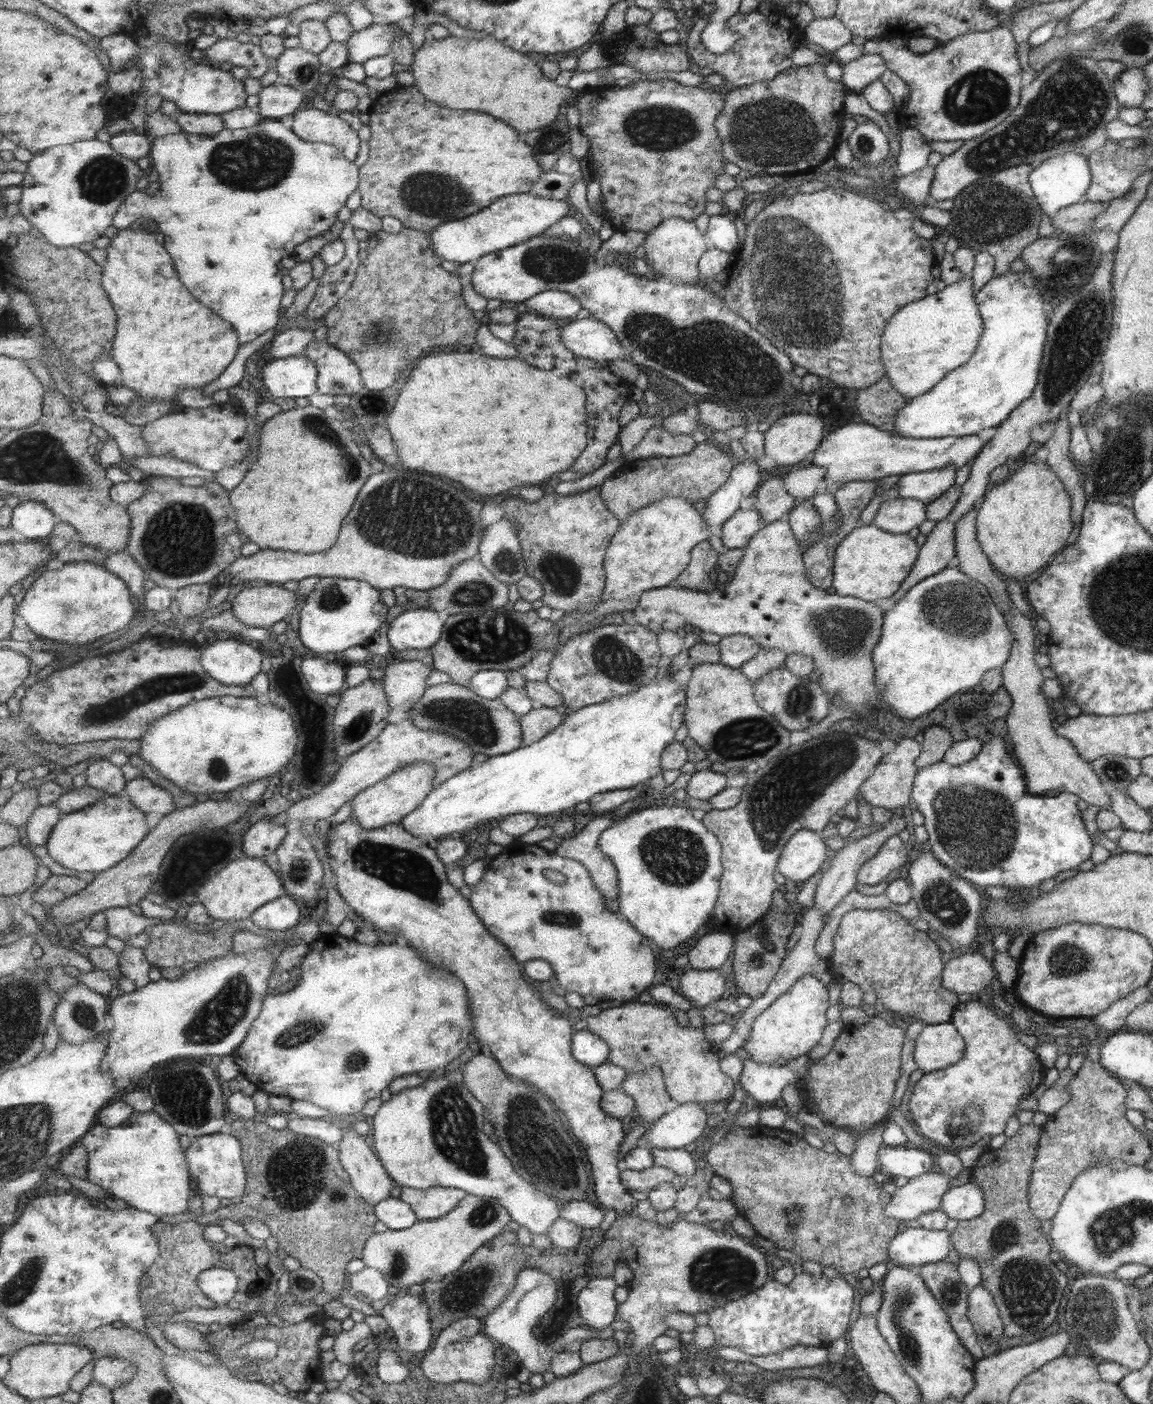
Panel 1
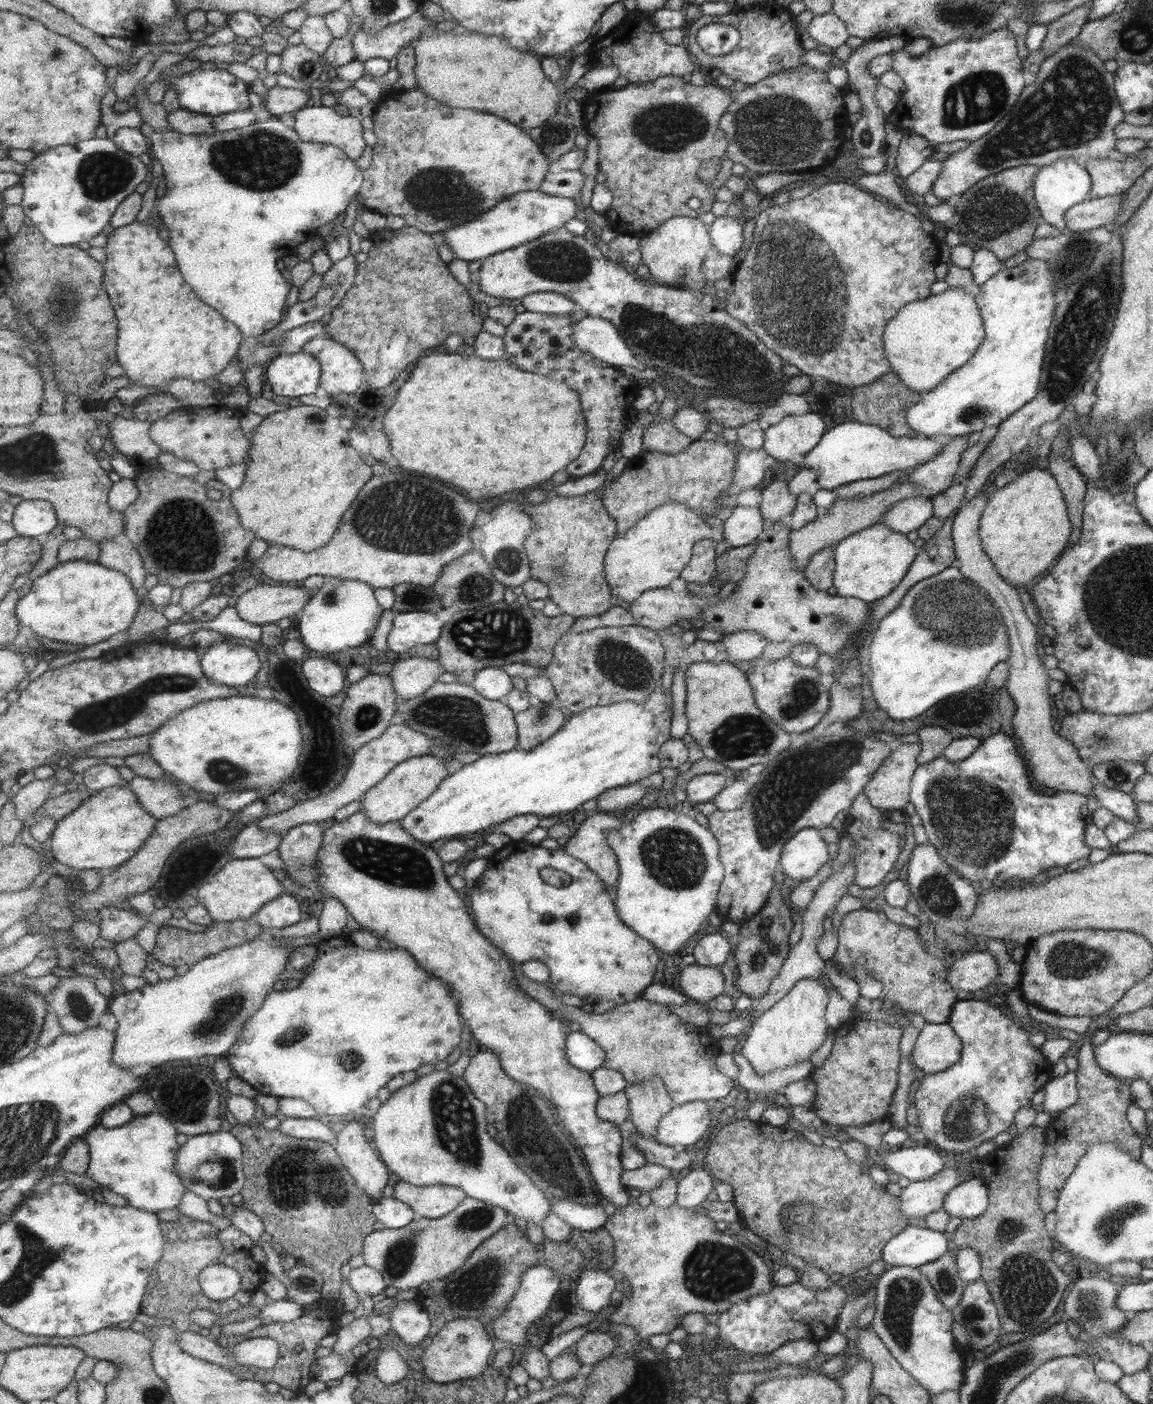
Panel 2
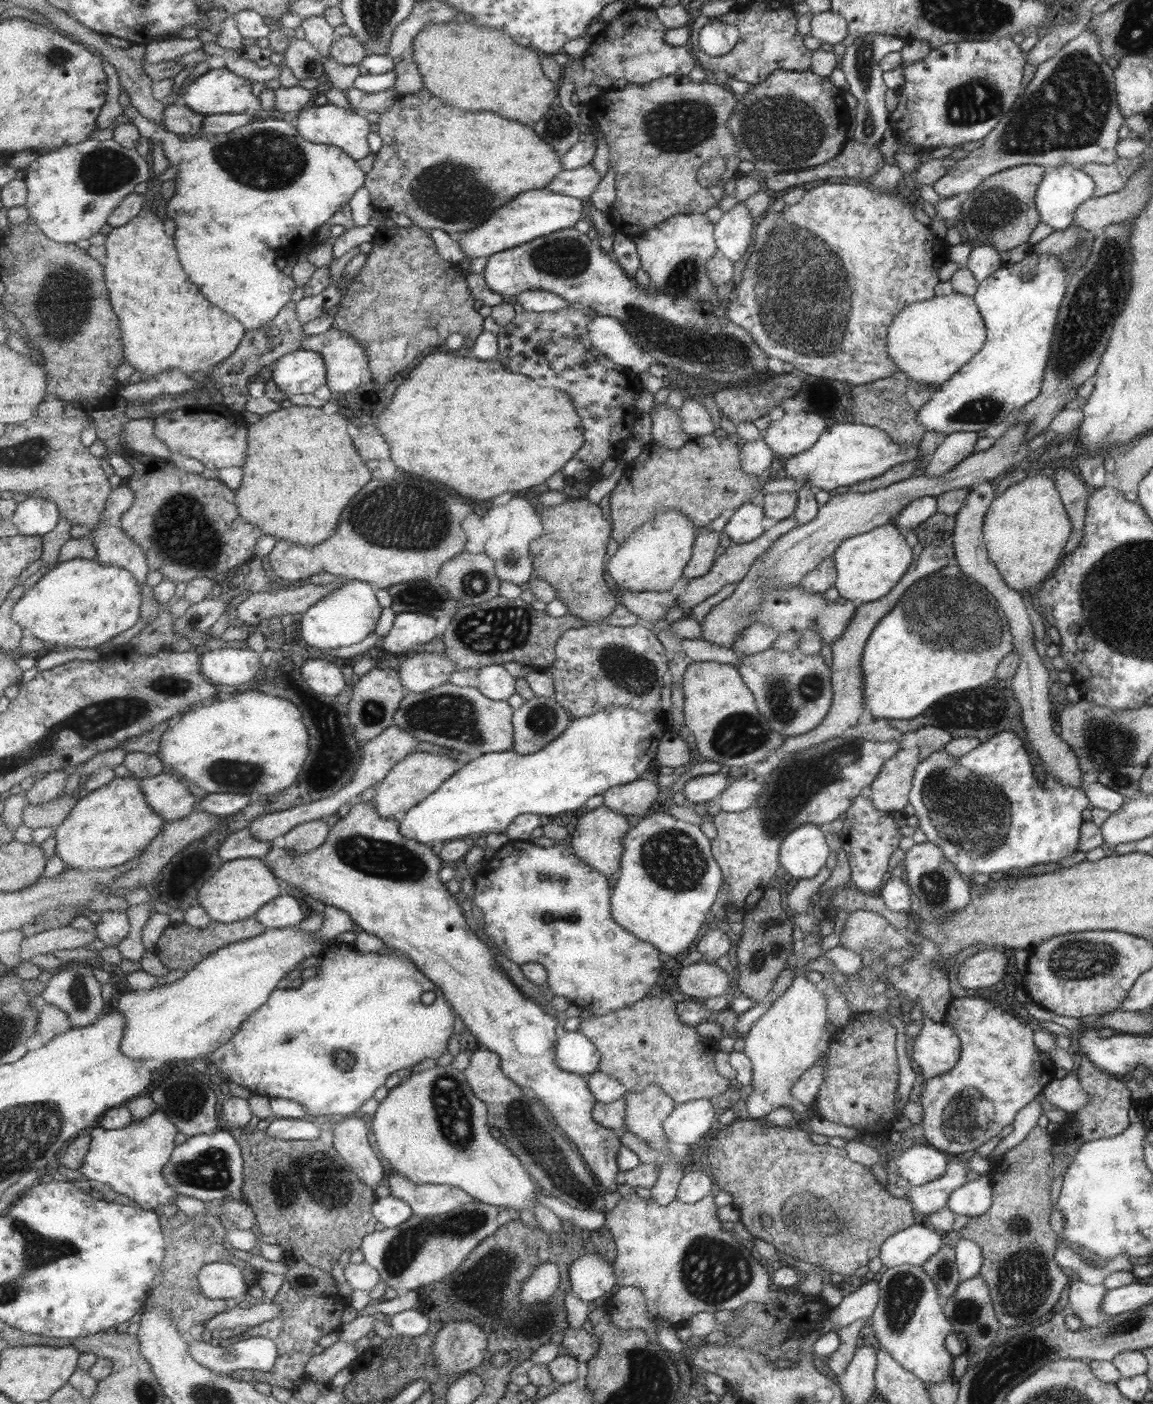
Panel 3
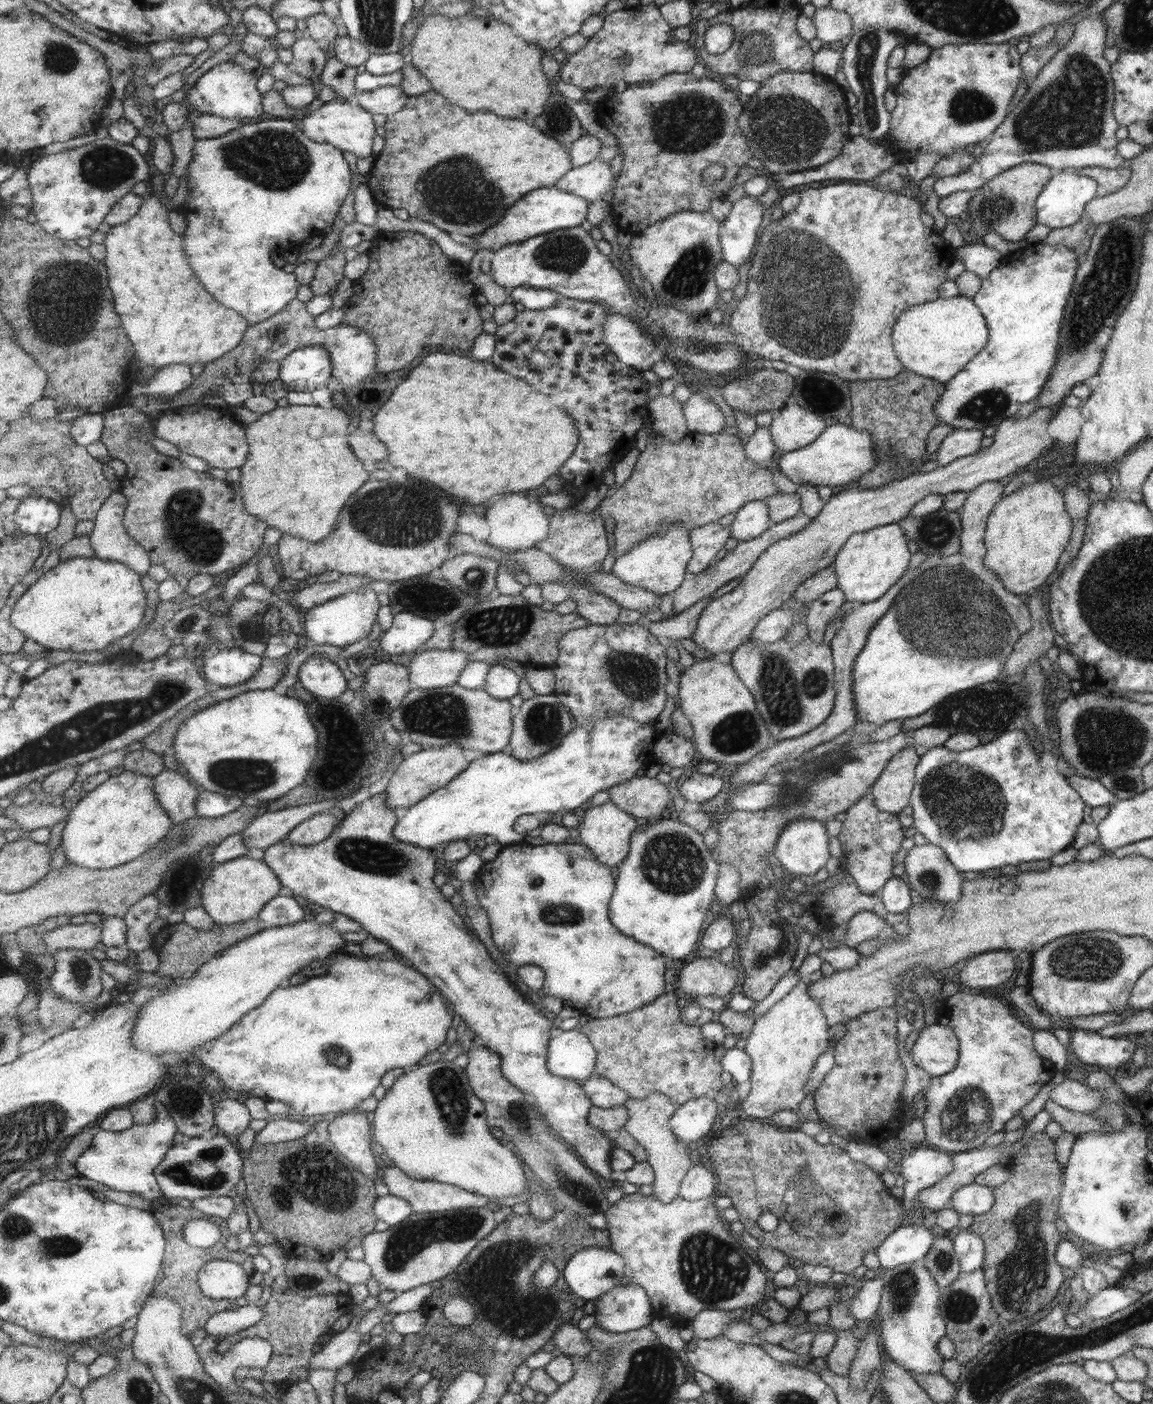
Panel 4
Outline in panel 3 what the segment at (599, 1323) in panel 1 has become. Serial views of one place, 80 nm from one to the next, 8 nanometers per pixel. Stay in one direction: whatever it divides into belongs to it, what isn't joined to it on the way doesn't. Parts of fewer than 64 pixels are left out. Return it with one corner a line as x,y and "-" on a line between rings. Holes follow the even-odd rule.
595,1253
578,1258
569,1269
572,1290
587,1305
611,1294
618,1284
616,1265

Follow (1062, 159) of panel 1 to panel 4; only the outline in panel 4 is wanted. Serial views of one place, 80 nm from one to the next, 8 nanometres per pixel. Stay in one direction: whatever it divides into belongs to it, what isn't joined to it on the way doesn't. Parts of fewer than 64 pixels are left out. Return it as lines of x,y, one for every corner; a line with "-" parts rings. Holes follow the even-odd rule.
1054,171
1050,182
1043,187
1034,204
1037,210
1036,224
1044,224
1050,229
1071,227
1083,216
1084,207
1097,196
1097,181
1080,174

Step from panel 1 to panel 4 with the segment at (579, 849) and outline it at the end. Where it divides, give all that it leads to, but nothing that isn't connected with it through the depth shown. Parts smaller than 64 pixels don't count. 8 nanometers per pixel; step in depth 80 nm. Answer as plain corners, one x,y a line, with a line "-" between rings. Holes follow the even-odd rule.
610,799
602,805
592,806
587,810
583,822
579,825
579,836
576,841
595,852
597,858
613,869
619,868
622,862
630,855
632,838
639,830
639,822
630,813

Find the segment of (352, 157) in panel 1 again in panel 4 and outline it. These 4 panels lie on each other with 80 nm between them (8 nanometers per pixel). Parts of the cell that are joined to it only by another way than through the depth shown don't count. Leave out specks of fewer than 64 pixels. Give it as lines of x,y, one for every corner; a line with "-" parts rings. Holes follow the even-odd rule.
338,98
325,103
317,110
313,110
309,117
302,118
300,123
299,127
311,140
335,145
339,150
352,152
359,159
374,155
373,144
377,136
377,124
373,120
373,114
353,100
342,101

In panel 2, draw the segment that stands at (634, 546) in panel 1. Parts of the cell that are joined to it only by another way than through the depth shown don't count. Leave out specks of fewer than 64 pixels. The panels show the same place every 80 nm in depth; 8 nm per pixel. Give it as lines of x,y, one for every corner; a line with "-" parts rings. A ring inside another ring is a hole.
671,502
649,512
643,520
640,520
631,531
626,534
618,534
608,551
605,564
606,578
613,593
613,606
617,601
627,602
632,605
645,592
658,588
667,588
675,578
681,578
687,569
693,555
693,547
699,540
713,540
718,543
724,540
720,528
709,528
686,504

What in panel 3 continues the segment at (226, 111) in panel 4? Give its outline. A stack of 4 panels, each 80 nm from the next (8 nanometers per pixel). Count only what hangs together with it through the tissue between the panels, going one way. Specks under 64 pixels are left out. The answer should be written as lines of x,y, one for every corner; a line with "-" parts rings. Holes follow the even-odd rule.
222,67
218,70
207,71
197,78
191,86
185,88
181,102
201,115
249,115
255,117
261,110
261,100
253,94
255,82
233,74
231,70

